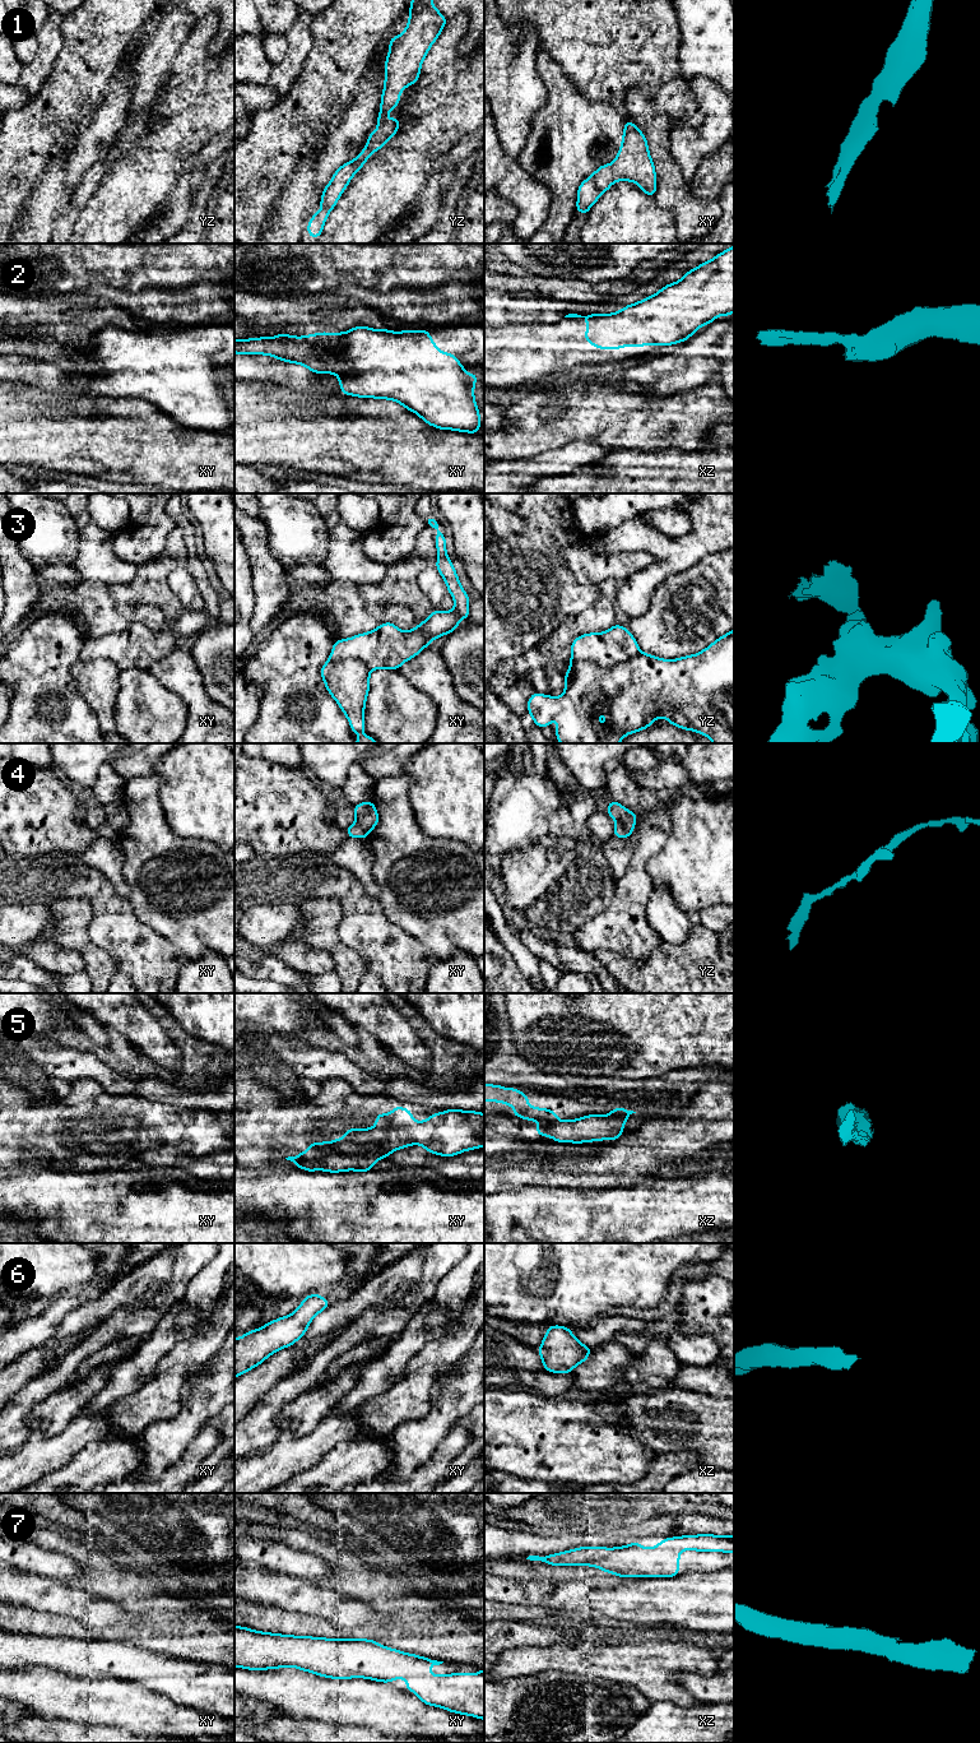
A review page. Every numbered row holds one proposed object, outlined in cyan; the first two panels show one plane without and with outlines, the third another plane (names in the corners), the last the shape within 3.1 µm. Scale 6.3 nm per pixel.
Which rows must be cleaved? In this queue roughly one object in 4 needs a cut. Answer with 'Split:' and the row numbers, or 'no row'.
Split: 2, 3, 5

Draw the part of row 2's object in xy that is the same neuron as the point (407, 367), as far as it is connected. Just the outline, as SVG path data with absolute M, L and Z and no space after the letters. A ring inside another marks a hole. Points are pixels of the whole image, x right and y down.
M356 326L345 332L340 357L349 362L347 371L336 372L343 394L399 402L426 423L441 430L470 434L480 430L479 409L474 400L478 374L468 375L455 354L440 352L429 330L395 333Z

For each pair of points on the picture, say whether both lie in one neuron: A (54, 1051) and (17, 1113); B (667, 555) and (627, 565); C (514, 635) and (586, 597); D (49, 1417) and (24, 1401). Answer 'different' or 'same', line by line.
A: different
B: different
C: same
D: different

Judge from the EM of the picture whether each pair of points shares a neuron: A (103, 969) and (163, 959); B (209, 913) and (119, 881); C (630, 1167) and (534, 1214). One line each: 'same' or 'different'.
A: different
B: different
C: different

